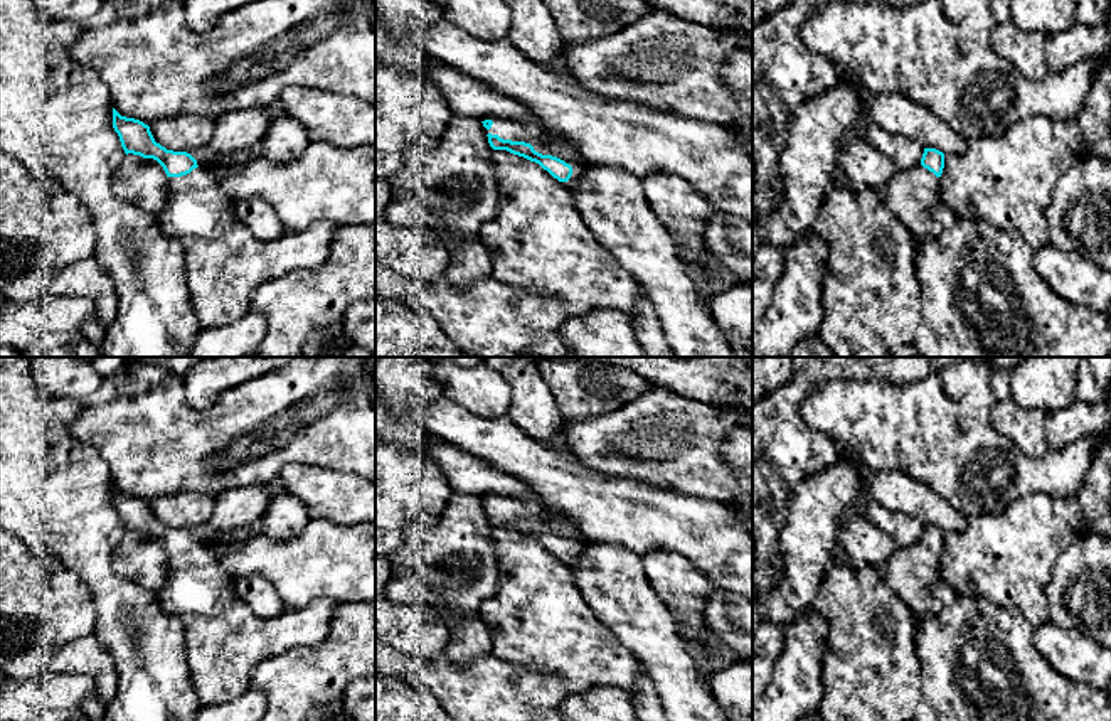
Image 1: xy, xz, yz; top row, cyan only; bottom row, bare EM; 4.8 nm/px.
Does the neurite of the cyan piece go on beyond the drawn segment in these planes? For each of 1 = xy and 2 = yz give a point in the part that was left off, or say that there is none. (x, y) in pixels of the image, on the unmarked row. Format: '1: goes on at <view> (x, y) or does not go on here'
1: goes on at xy (224, 639)
2: goes on at yz (913, 573)

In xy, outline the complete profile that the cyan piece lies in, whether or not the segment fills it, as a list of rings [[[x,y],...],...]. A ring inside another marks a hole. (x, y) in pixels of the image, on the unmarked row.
[[[114,485],[113,505],[126,532],[157,537],[168,554],[167,578],[157,595],[163,610],[183,623],[187,667],[204,706],[247,692],[251,672],[261,660],[327,638],[337,605],[333,598],[316,598],[306,606],[284,608],[278,617],[261,618],[236,595],[236,581],[221,568],[214,547],[200,546],[187,529],[167,527],[155,519],[148,502],[121,494]]]

